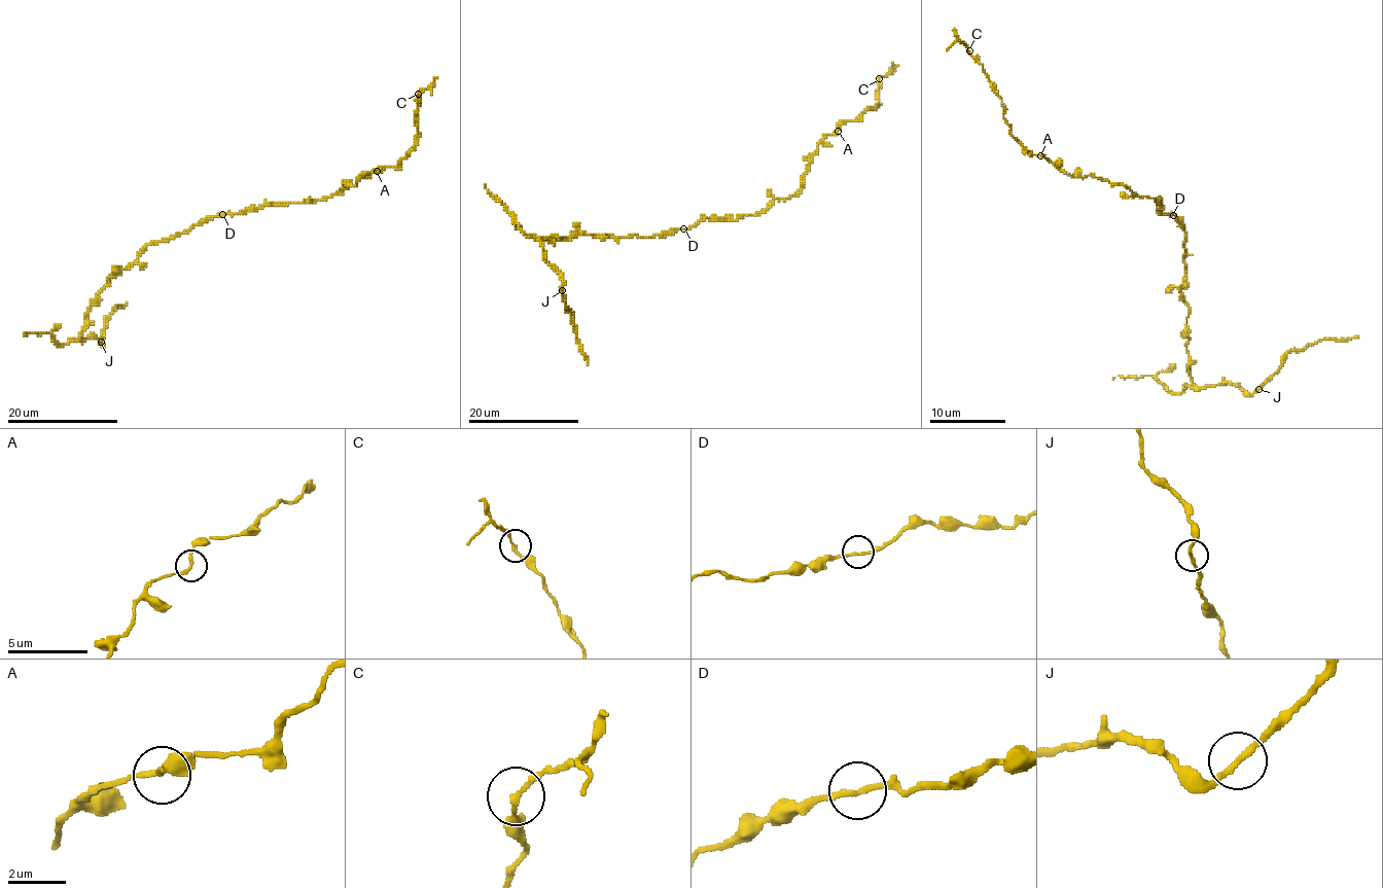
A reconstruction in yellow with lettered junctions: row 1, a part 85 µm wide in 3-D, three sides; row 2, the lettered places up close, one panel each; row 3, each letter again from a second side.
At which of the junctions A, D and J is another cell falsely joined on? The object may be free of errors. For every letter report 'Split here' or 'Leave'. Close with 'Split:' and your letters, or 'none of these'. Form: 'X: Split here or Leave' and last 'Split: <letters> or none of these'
A: Leave
D: Leave
J: Leave
Split: none of these

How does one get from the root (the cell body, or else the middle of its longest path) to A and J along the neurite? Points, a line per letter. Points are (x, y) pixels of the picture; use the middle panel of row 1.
A: (683, 229), (706, 218), (738, 220), (758, 214), (775, 199), (793, 197), (802, 186), (818, 143), (838, 131)
J: (683, 229), (649, 238), (573, 234), (569, 239), (545, 239), (543, 258), (559, 274), (562, 290)

